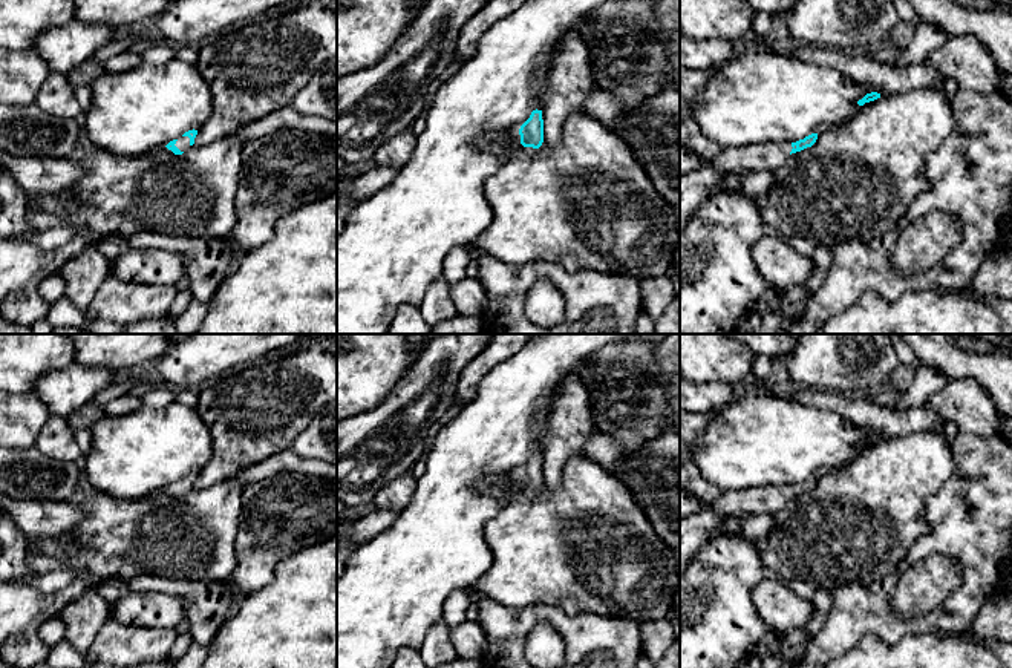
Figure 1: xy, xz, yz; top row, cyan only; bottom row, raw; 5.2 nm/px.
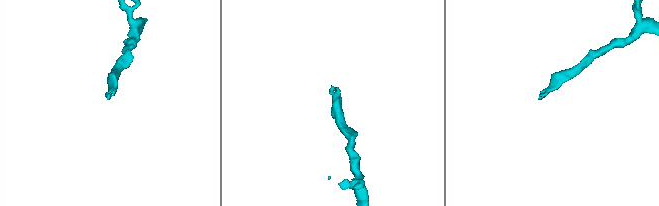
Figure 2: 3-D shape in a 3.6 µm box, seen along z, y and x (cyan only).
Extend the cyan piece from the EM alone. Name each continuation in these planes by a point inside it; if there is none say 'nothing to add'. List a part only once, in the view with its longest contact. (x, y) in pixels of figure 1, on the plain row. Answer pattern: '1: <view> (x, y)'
1: yz (735, 504)

